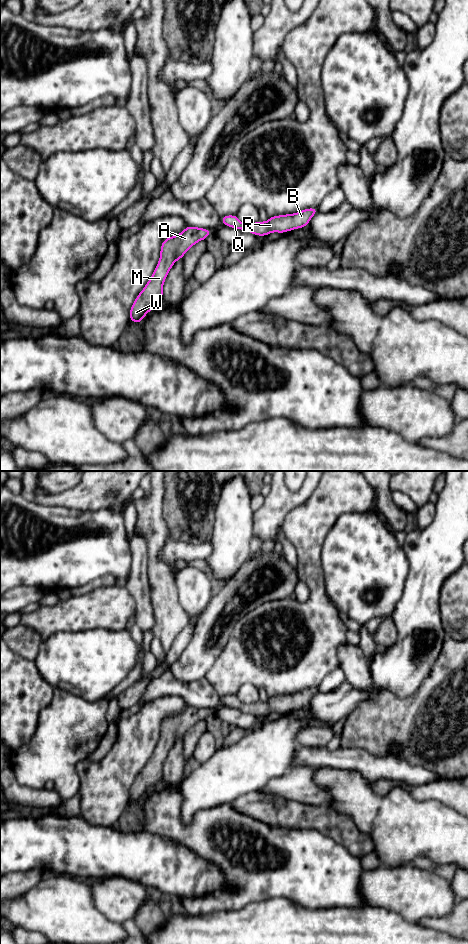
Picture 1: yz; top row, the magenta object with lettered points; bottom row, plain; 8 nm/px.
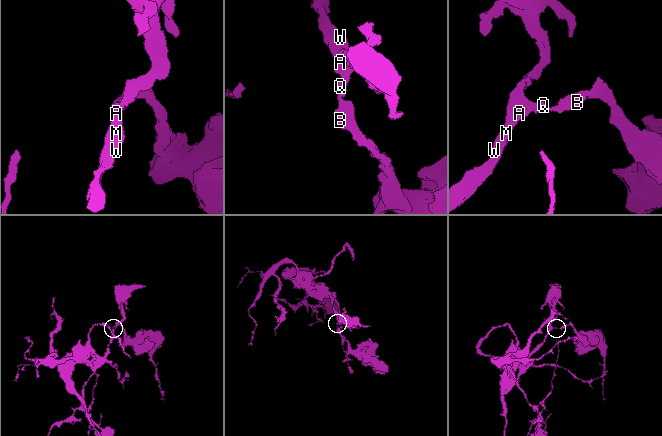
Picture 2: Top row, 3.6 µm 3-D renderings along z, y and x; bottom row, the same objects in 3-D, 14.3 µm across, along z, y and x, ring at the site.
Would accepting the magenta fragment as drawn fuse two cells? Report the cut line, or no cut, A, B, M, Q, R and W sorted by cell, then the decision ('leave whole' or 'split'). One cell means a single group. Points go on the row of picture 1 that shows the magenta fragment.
cut none; groups A B M Q R W; leave whole

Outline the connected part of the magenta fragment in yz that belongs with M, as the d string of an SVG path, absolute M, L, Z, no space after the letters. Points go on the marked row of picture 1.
M187 226L180 234L164 239L157 266L131 306L129 317L133 323L141 323L149 311L159 306L165 279L174 263L182 259L196 243L206 240L211 233L209 229Z

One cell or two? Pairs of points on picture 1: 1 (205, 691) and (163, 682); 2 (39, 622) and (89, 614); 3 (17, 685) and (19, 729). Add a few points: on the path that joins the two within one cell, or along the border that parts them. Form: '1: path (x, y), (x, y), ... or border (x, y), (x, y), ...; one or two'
1: path (195, 691), (173, 687); one
2: path (51, 620), (77, 614); one
3: path (17, 696), (17, 718); one

